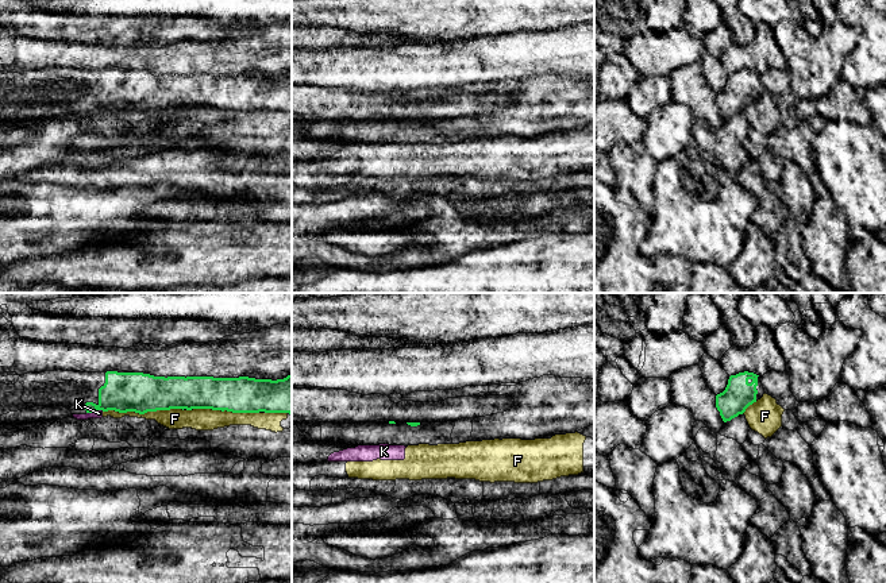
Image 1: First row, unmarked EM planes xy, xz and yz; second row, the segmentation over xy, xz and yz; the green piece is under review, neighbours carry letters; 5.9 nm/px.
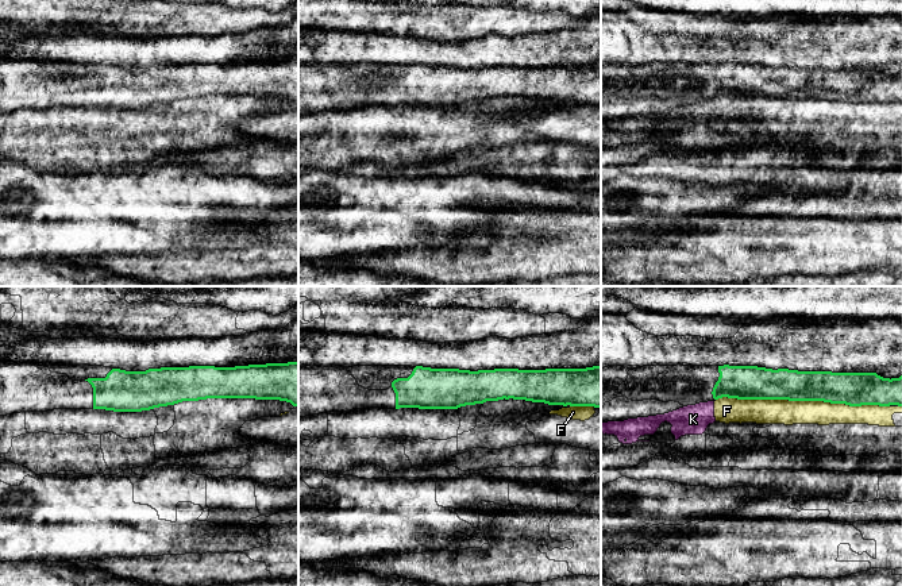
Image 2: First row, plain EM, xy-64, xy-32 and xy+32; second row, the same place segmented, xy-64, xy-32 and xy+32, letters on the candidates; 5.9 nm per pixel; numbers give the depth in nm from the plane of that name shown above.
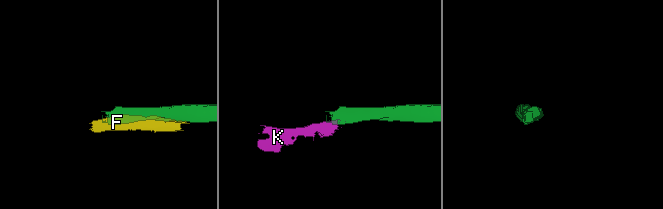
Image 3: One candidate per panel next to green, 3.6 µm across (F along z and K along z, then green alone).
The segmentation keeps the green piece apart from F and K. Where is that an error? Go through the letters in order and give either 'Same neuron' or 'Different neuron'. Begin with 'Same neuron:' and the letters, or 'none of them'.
Same neuron: none of them
F: Different neuron
K: Different neuron

